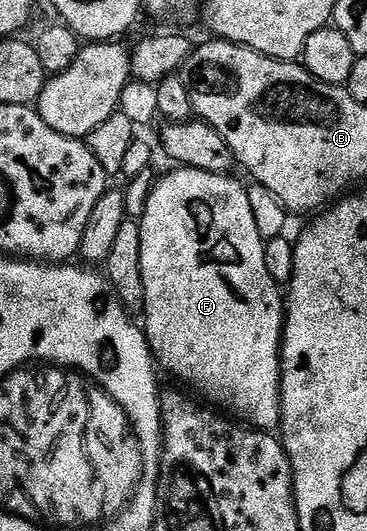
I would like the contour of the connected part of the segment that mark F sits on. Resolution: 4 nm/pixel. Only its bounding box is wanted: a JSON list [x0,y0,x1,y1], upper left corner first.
[139,166,286,431]

